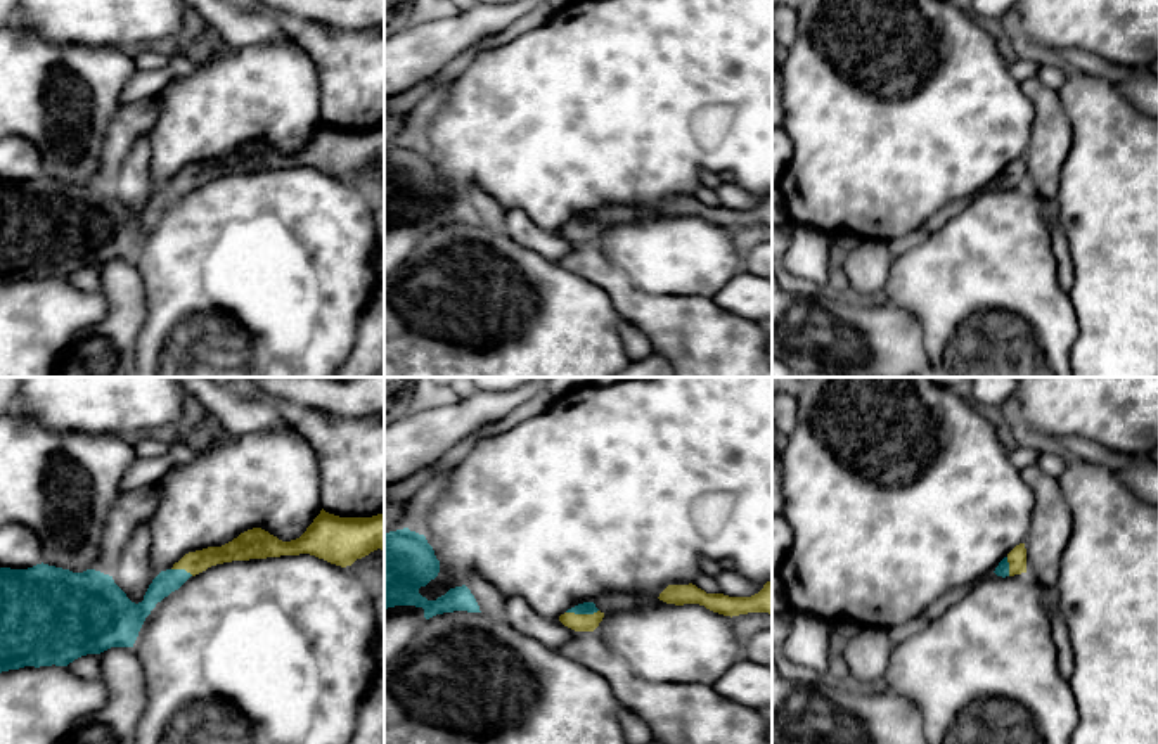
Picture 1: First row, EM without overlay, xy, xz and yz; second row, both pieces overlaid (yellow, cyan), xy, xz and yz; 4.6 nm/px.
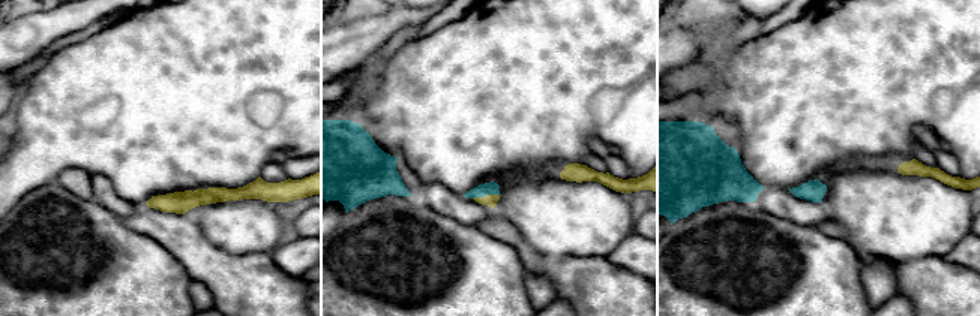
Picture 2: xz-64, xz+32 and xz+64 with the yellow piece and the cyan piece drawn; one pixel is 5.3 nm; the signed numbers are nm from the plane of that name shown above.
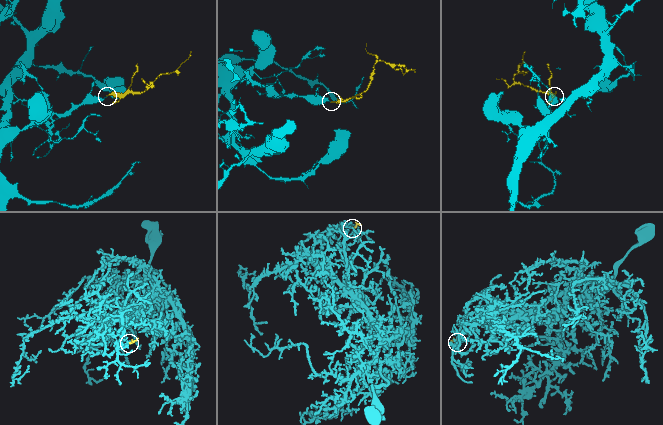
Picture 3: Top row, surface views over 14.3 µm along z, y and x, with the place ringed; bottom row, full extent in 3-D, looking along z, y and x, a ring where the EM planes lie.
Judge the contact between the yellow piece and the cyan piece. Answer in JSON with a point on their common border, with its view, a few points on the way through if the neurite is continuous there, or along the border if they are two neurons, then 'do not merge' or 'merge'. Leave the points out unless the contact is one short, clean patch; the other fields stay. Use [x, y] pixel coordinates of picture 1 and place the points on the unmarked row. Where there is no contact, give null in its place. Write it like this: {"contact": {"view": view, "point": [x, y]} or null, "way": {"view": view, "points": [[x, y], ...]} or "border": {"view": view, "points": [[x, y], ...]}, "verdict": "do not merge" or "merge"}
{"contact": {"view": "xz", "point": [582, 227]}, "way": {"view": "xz", "points": [[575, 234], [582, 227], [587, 220]]}, "verdict": "merge"}

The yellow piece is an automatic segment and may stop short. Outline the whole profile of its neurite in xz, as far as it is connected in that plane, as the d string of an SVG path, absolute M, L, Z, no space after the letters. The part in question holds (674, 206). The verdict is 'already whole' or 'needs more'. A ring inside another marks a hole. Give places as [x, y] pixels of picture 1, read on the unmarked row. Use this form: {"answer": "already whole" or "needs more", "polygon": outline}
{"answer": "already whole", "polygon": "M772 192L751 209L729 209L724 206L706 206L696 197L668 197L658 209L666 216L684 218L699 216L706 221L724 227L739 228L748 225L769 225L772 227Z"}

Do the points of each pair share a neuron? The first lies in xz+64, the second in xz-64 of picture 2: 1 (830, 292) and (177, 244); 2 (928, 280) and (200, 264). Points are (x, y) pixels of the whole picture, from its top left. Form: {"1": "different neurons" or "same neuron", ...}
{"1": "different neurons", "2": "same neuron"}

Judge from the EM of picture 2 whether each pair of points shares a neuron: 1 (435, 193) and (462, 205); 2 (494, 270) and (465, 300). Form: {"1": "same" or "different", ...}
{"1": "same", "2": "same"}

